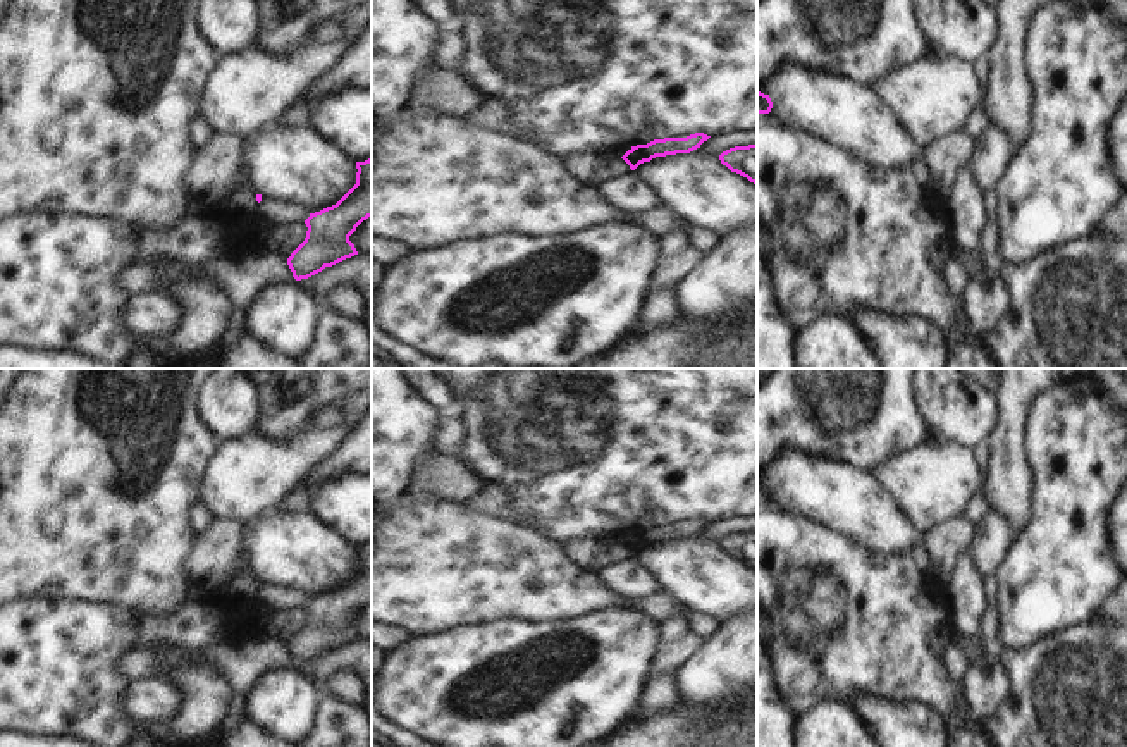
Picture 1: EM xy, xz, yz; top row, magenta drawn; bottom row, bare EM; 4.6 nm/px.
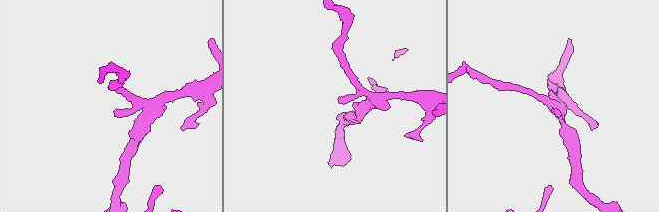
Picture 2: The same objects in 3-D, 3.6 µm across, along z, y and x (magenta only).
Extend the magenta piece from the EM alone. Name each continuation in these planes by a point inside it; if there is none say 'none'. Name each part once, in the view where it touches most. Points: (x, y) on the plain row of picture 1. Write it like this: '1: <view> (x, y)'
none

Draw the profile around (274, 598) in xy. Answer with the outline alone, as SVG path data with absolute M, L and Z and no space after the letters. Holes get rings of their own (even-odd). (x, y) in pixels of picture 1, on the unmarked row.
M262 585L260 589L256 589L255 602L270 616L272 613L282 609L305 608L310 599L310 596L294 589L284 589L279 585Z

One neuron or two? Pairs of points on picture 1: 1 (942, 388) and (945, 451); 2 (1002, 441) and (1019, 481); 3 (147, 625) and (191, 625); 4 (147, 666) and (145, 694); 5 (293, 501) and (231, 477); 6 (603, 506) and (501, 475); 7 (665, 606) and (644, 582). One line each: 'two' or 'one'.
1: two
2: one
3: one
4: two
5: two
6: one
7: two

